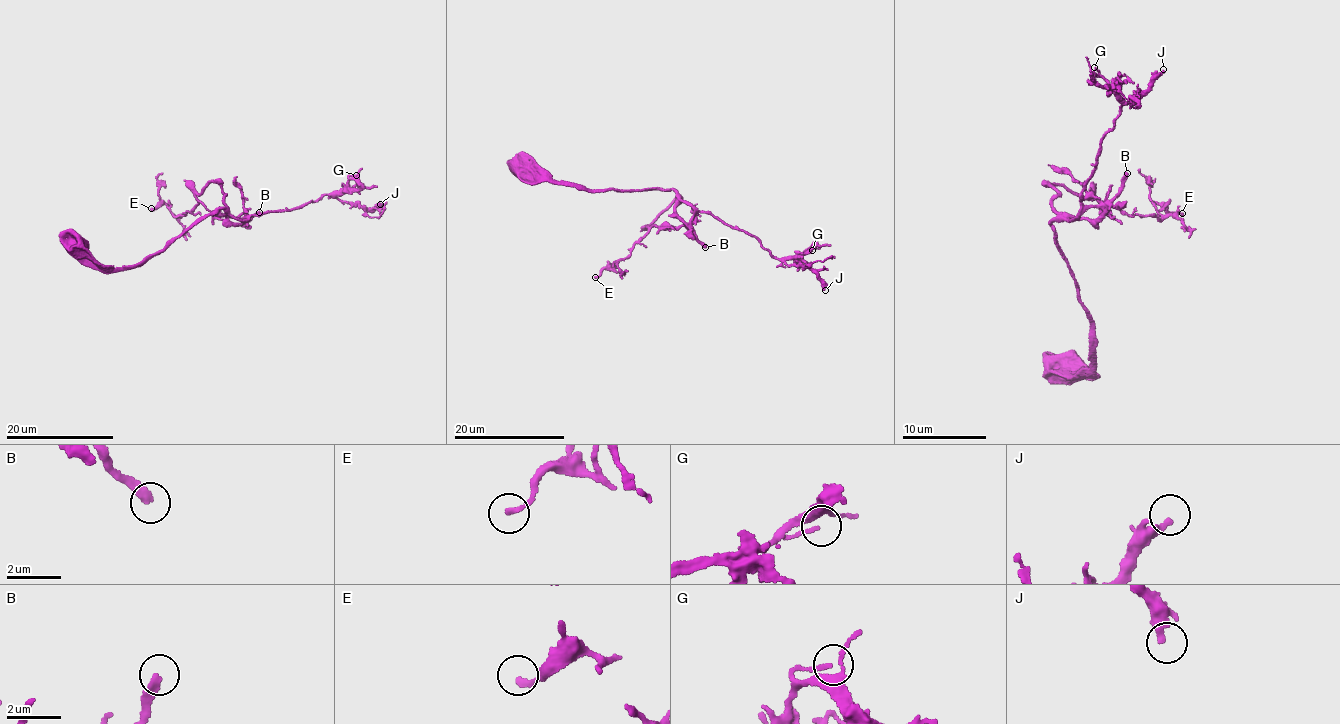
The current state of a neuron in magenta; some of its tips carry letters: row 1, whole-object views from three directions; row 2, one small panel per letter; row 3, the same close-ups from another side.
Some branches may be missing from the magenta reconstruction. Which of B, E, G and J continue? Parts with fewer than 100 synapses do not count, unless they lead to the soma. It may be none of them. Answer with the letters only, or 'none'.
B

